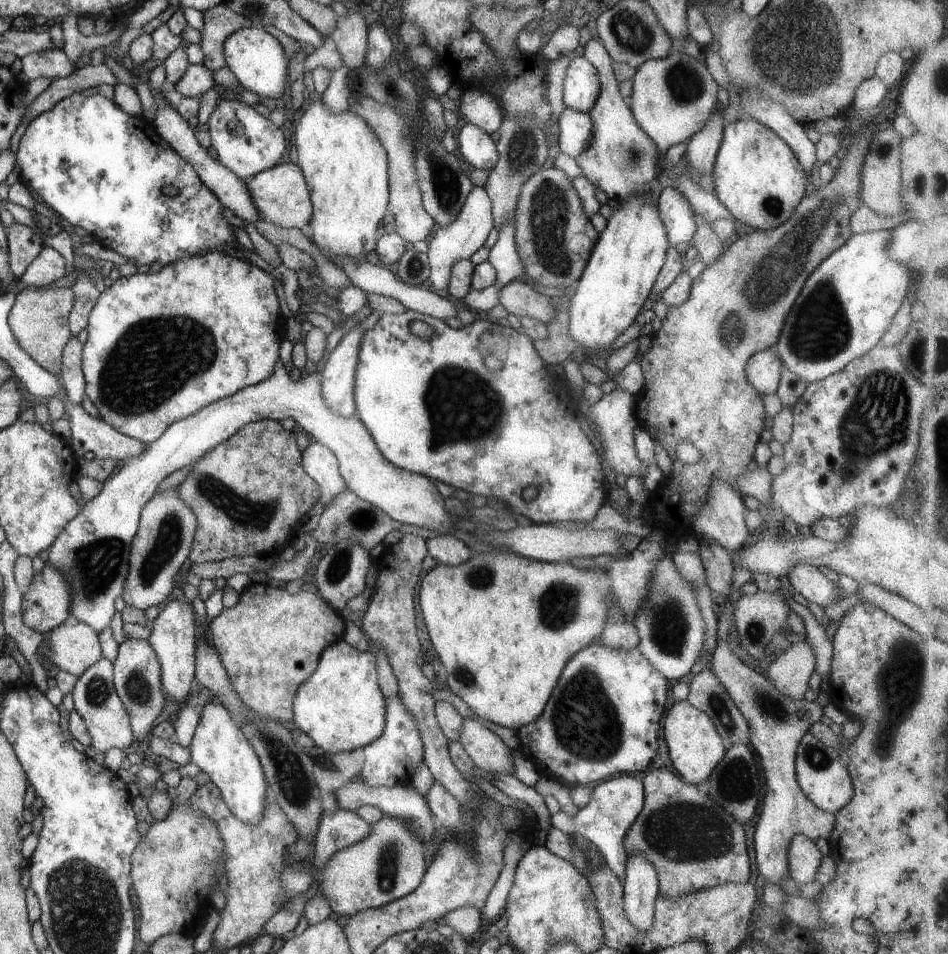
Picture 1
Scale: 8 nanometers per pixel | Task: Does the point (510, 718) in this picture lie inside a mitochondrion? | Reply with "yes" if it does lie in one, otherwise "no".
no

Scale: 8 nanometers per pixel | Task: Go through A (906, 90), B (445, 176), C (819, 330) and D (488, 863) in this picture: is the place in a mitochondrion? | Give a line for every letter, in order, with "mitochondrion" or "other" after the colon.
A: other
B: mitochondrion
C: mitochondrion
D: other

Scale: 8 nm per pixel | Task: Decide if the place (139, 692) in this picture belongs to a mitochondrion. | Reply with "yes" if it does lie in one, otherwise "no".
yes

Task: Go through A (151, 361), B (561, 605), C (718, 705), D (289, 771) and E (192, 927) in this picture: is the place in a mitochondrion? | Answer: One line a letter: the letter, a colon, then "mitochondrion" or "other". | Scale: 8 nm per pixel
A: mitochondrion
B: mitochondrion
C: mitochondrion
D: mitochondrion
E: other

